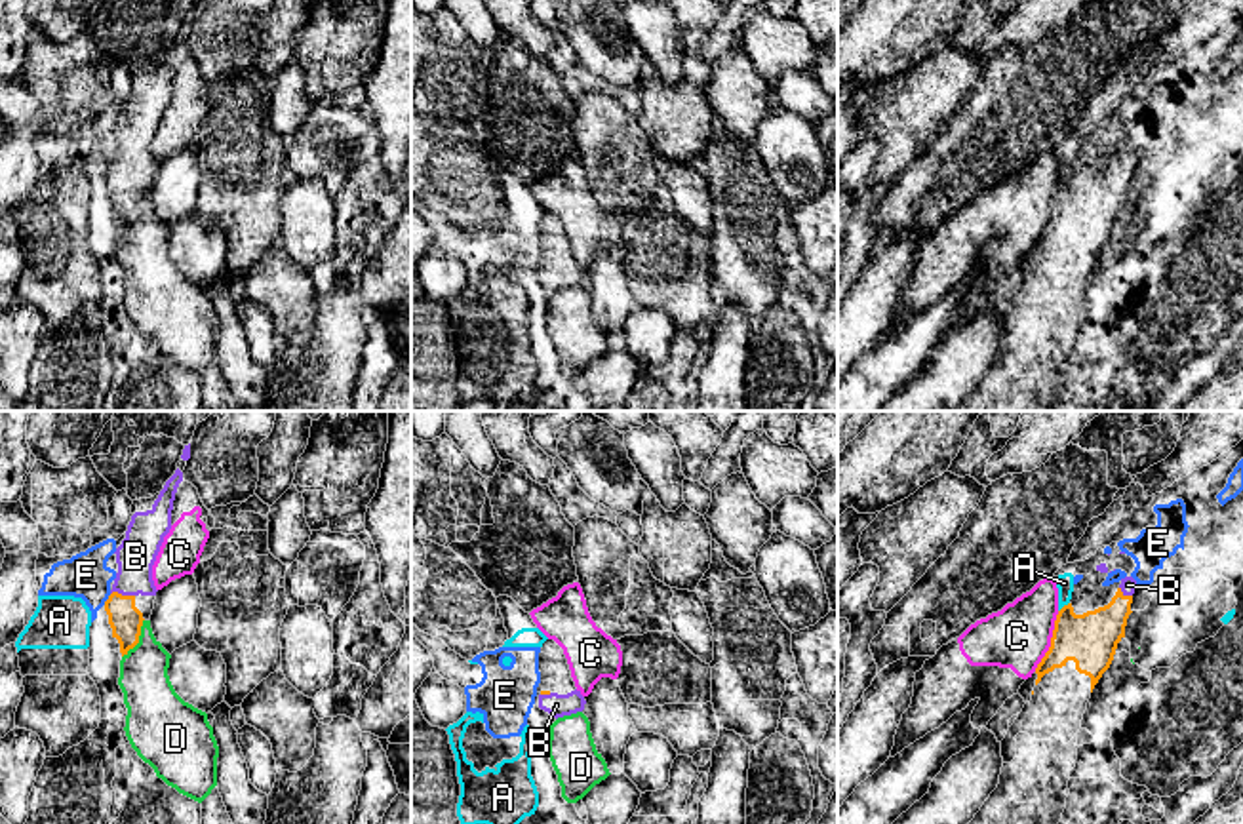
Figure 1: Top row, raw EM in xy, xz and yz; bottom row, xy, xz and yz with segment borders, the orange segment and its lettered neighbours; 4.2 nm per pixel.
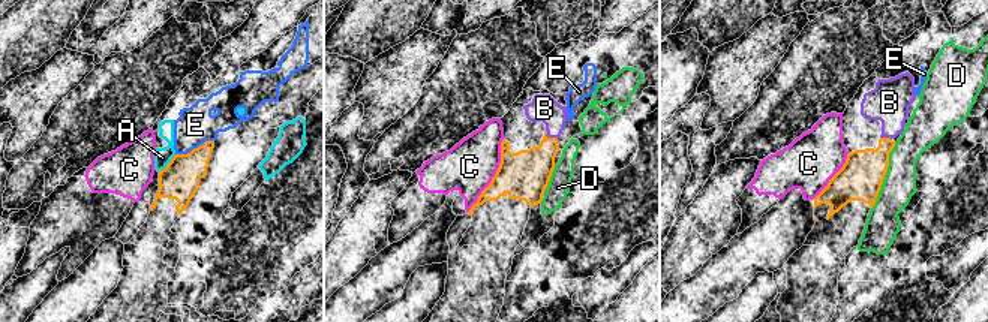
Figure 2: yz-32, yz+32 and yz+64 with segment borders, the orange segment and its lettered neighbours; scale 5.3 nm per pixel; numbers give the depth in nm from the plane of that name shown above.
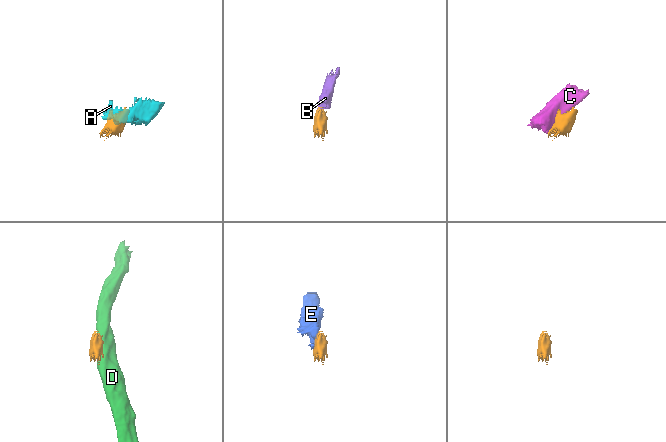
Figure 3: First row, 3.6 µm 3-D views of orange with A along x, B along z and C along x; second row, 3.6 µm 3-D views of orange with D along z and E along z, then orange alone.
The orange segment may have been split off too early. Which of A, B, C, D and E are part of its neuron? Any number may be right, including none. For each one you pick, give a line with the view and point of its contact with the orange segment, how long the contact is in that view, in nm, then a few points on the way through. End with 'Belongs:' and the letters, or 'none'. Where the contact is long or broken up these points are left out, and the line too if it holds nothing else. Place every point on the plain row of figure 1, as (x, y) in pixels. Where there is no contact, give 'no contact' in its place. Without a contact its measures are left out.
B: meets orange in xy at (120, 168); contact 110 nm long; runs through xy (124, 193), (120, 168), (134, 151), (136, 130)
Belongs: B

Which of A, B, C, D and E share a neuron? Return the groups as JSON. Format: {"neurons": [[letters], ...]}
{"neurons": [["A", "E"], ["B"], ["C"], ["D"]]}

